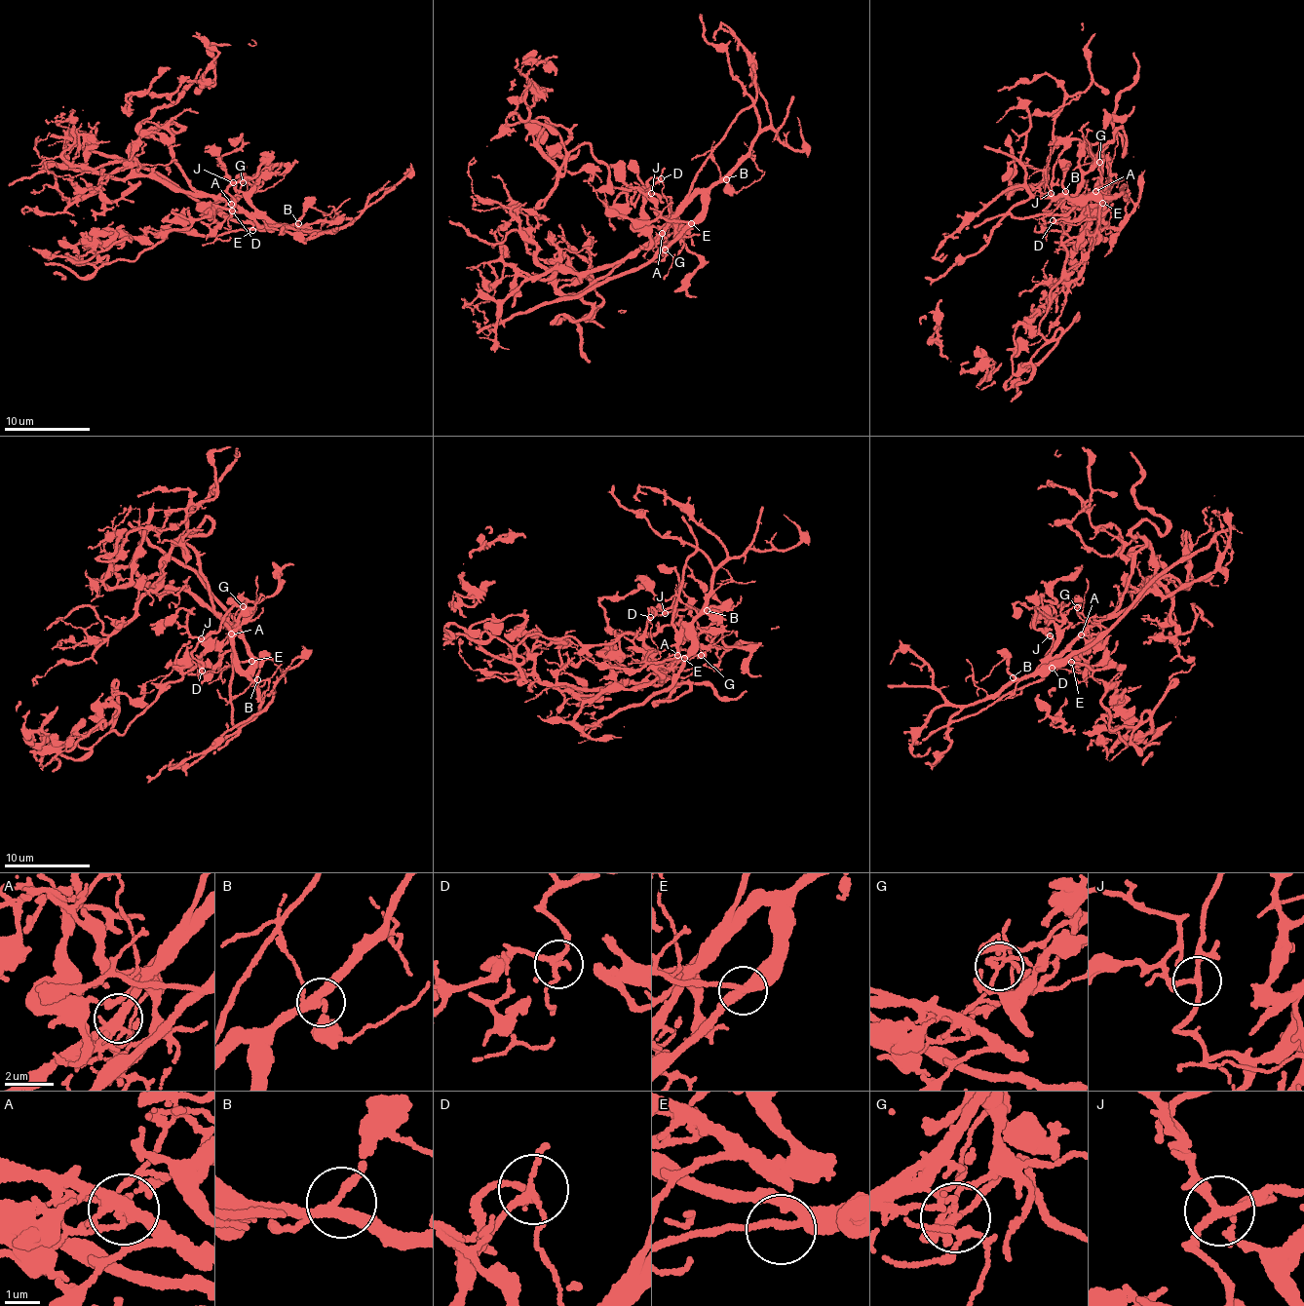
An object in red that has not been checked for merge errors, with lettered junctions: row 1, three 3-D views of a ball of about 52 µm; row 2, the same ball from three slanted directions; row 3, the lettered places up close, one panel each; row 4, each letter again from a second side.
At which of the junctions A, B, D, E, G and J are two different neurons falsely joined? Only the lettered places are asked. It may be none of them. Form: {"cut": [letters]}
{"cut": ["A", "G"]}

